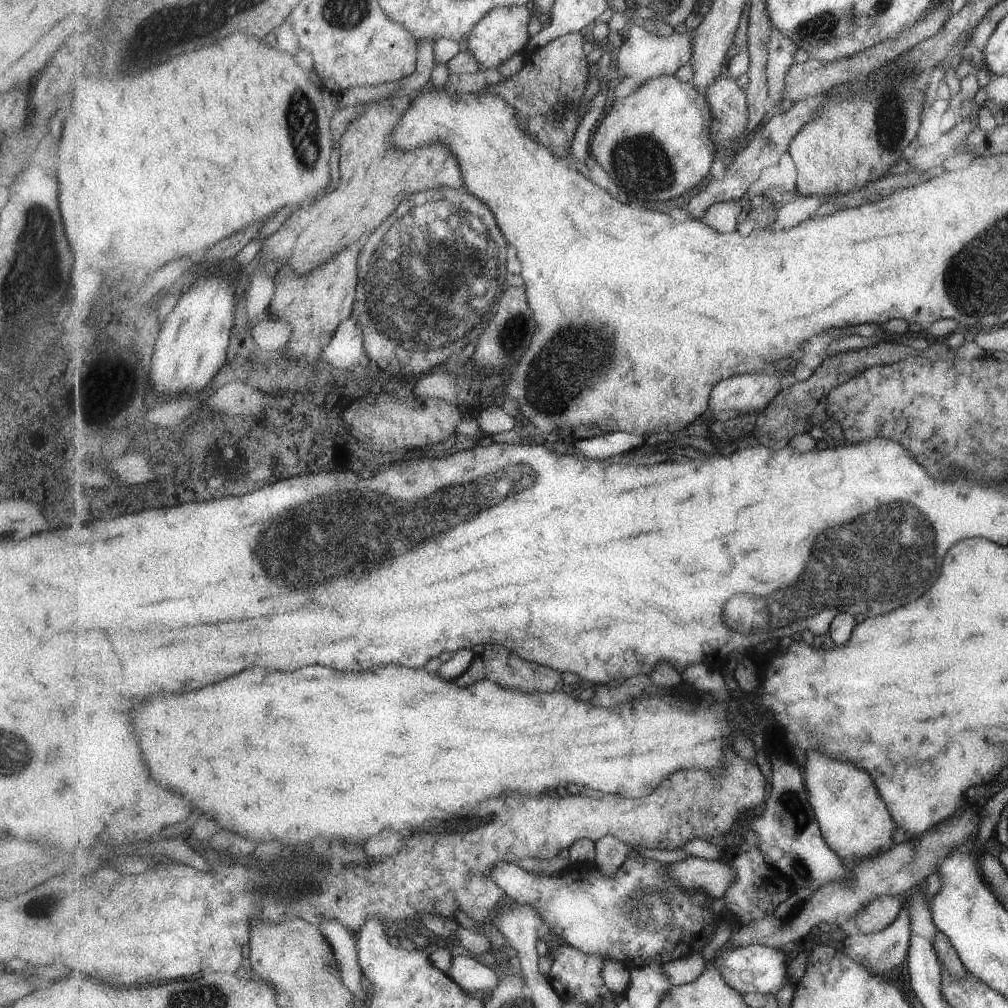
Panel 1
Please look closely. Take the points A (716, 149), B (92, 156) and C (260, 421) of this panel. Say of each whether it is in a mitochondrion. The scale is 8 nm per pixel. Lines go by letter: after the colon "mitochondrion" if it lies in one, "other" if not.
A: other
B: other
C: other

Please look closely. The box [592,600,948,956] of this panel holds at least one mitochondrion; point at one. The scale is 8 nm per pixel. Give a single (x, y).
(641, 907)

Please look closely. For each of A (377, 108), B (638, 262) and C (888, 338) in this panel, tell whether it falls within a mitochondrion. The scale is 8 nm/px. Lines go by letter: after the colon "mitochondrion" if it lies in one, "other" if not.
A: other
B: other
C: other

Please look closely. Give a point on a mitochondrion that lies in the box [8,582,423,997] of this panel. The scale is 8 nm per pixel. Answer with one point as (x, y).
(298, 879)

